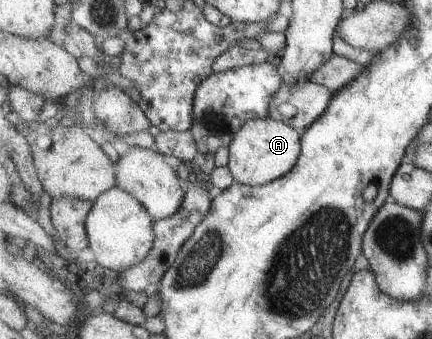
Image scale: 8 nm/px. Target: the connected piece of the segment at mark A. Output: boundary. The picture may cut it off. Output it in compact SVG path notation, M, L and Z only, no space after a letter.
M270 116L247 121L228 149L228 167L236 182L261 186L286 175L299 161L301 136L302 132L295 127Z

